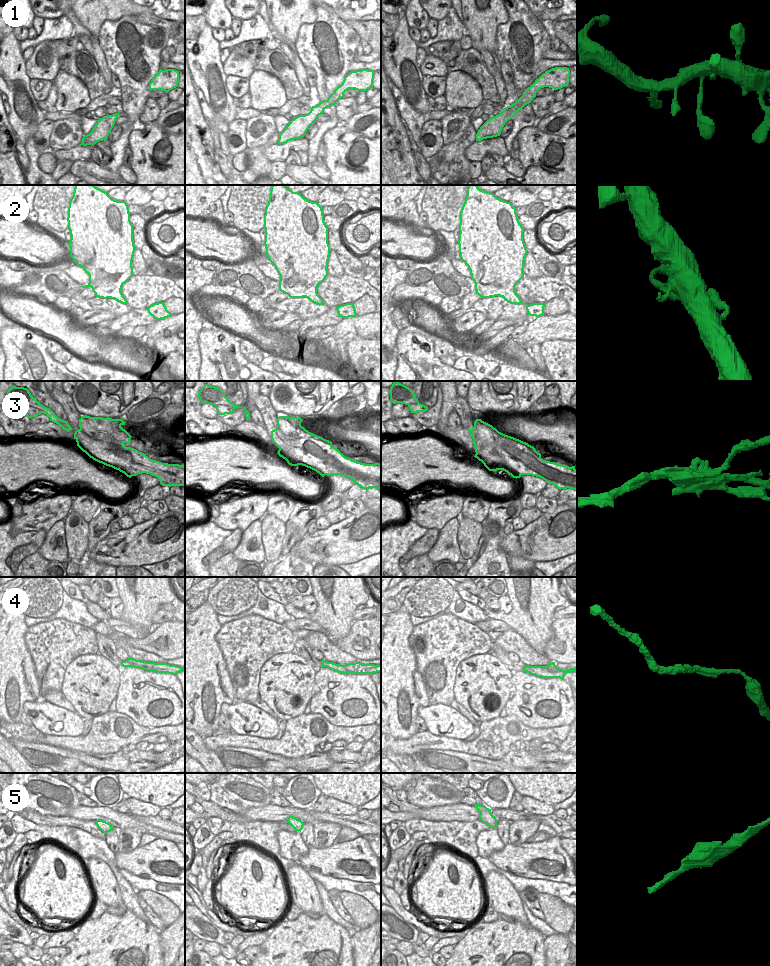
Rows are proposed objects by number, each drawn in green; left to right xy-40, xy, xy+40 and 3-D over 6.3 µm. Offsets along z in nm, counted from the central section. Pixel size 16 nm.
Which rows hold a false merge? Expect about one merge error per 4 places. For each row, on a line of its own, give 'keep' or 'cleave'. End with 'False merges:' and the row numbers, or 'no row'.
1: keep
2: keep
3: cleave
4: keep
5: keep
False merges: 3

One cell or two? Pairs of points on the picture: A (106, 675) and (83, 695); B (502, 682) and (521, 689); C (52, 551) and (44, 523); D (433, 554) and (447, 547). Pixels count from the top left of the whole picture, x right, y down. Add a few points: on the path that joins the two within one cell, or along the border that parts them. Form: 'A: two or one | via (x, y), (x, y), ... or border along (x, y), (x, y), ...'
A: one | via (100, 677), (88, 689)
B: two | border along (513, 672), (511, 677), (512, 691), (504, 706)
C: two | border along (64, 521), (58, 520), (46, 533)
D: one | via (436, 554), (444, 549)

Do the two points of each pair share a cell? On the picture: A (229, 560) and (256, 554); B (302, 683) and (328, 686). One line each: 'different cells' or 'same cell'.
A: different cells
B: different cells

